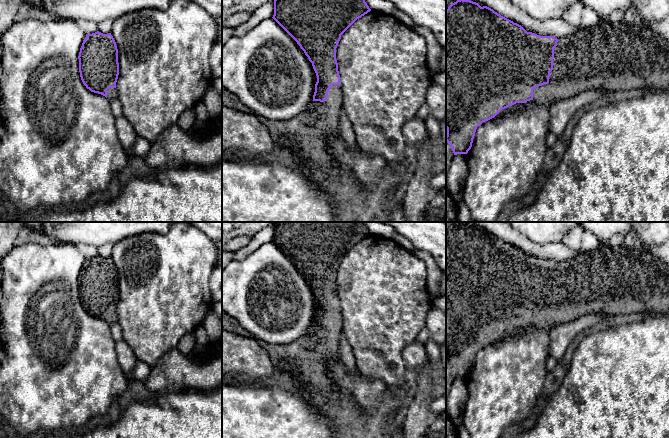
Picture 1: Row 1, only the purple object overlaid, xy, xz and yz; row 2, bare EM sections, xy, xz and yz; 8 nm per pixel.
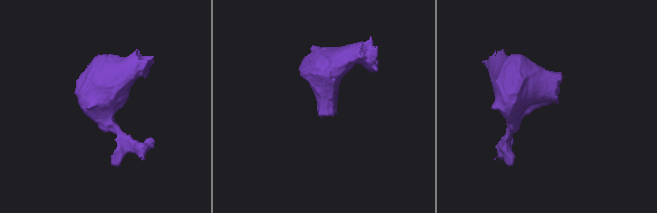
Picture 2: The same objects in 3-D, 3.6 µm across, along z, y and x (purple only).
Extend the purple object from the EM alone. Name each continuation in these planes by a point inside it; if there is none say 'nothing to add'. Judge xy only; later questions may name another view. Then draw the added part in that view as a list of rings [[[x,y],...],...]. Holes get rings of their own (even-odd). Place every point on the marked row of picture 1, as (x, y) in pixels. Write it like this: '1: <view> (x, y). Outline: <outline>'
1: xy (112, 93). Outline: [[[109,88],[107,90],[107,99],[109,101],[115,99],[115,98],[118,98],[118,93],[117,93],[117,90],[116,88]]]

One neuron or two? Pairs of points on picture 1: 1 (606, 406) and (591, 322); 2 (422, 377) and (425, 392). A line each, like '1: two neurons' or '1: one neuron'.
1: two neurons
2: one neuron

